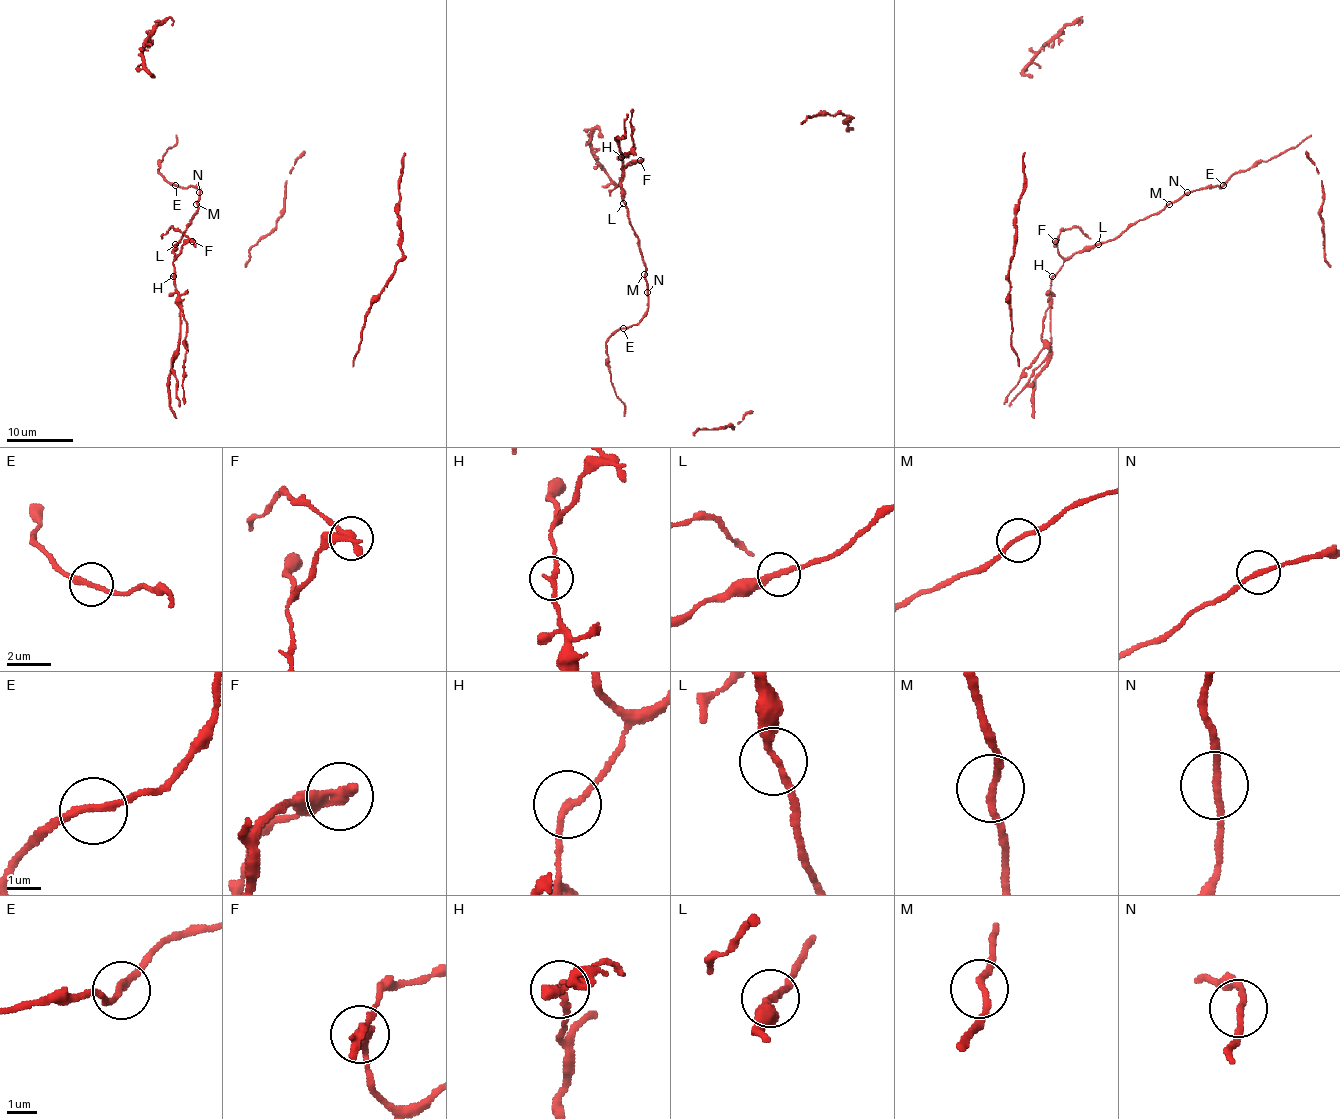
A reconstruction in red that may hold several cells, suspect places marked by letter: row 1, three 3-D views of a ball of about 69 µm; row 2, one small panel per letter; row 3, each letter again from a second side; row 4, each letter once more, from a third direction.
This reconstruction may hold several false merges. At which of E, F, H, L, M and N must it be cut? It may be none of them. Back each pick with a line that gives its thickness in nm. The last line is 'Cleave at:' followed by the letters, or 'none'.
F: calibre 340 nm
H: calibre 190 nm
Cleave at: F, H

